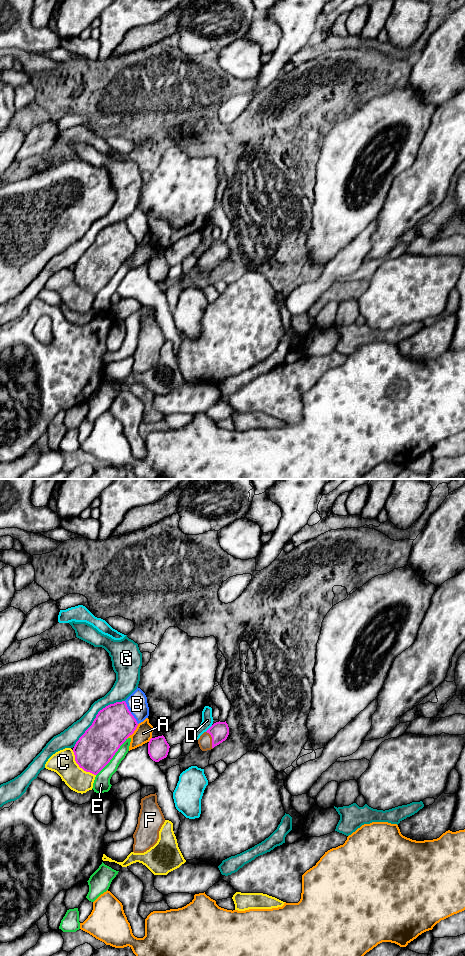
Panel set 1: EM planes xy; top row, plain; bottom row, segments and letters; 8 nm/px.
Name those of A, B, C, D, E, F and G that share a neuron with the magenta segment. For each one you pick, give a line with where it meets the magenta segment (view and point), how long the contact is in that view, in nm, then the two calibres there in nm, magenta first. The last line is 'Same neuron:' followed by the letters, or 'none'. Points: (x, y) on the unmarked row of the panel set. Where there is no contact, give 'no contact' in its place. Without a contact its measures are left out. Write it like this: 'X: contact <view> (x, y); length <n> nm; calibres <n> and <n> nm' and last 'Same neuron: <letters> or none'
F: contact xy (212, 260); length 150 nm; calibres 160 and 110 nm
Same neuron: F

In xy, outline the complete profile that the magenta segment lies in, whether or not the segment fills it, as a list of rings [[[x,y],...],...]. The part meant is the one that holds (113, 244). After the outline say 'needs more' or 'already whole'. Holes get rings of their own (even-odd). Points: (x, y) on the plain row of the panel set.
[[[125,221],[106,226],[76,262],[73,268],[76,283],[84,291],[97,295],[137,246]]]; already whole

